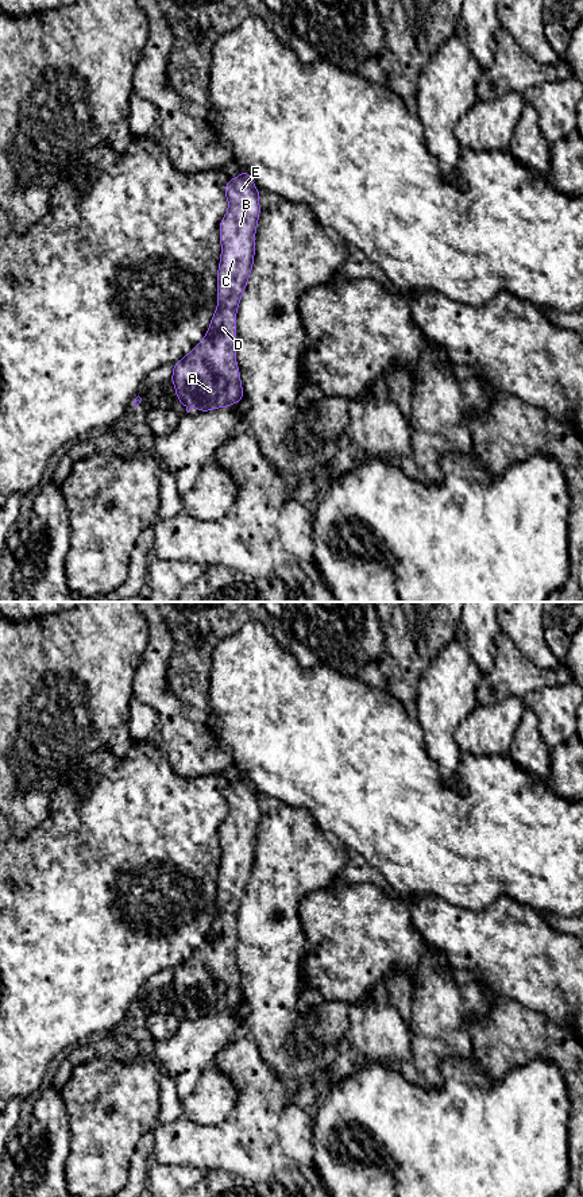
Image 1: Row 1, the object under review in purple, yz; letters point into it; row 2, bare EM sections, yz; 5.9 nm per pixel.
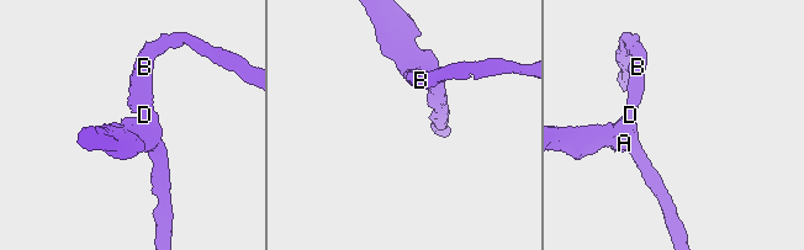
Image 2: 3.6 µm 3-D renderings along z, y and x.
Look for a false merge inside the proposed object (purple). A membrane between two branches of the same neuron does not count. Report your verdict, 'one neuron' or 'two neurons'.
one neuron

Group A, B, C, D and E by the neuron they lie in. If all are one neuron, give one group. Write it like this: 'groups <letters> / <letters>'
groups A B C D E

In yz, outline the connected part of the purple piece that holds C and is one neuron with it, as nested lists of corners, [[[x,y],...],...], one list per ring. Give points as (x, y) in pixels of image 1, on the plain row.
[[[242,775],[239,781],[229,783],[224,799],[228,804],[228,815],[219,830],[221,858],[217,873],[217,914],[204,943],[173,970],[170,982],[177,1004],[188,1018],[192,1009],[198,1016],[209,1016],[235,1009],[246,1001],[235,958],[236,916],[254,870],[255,838],[260,818],[259,794],[254,789],[248,776]]]

